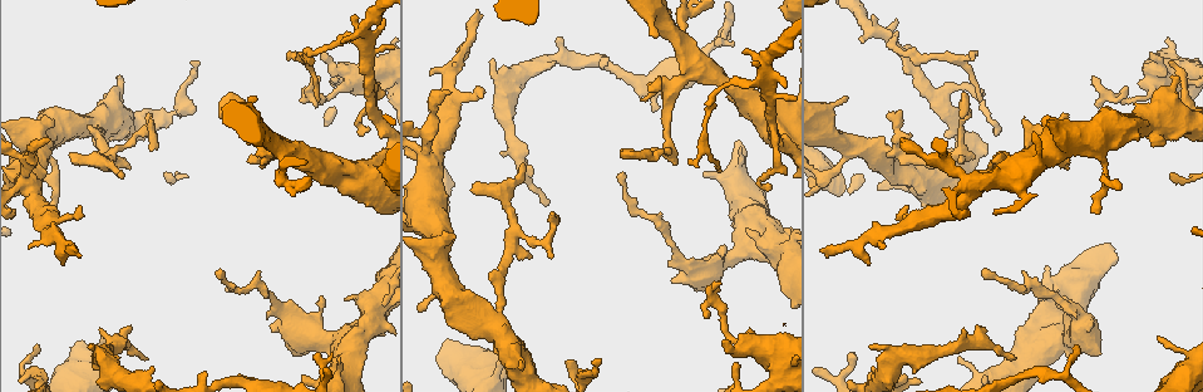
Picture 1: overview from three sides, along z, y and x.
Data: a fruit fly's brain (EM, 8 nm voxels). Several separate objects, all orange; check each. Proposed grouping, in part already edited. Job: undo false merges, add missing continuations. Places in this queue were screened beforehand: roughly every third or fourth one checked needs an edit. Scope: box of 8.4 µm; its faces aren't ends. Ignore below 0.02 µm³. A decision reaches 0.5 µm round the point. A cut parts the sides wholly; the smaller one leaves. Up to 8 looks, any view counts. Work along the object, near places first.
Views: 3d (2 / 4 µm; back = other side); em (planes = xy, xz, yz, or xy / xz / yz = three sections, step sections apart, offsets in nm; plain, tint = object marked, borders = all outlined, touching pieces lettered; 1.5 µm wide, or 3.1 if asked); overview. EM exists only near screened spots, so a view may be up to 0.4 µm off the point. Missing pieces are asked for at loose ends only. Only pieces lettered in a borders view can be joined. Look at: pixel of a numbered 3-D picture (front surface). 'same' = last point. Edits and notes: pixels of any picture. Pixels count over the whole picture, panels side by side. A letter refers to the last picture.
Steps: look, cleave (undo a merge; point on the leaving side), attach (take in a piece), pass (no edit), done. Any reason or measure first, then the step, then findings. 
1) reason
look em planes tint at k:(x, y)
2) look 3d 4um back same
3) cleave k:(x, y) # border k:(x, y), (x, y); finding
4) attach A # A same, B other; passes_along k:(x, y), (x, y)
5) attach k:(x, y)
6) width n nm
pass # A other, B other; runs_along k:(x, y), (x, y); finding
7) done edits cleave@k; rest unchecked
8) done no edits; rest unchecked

branch stops here
look em planes plain at 1:(1159, 337)

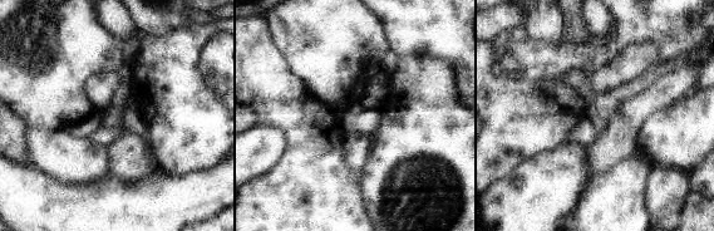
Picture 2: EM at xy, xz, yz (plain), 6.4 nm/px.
see the neighbours
look em planes borders same

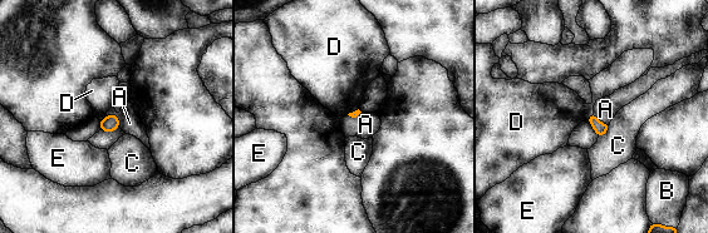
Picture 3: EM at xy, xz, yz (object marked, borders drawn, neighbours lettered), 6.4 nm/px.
pass # A other, B other, C other, D other, E other; no lettered piece goes on from it

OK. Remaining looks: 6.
a narrow waist
look 3d 2um at 1:(825, 179)

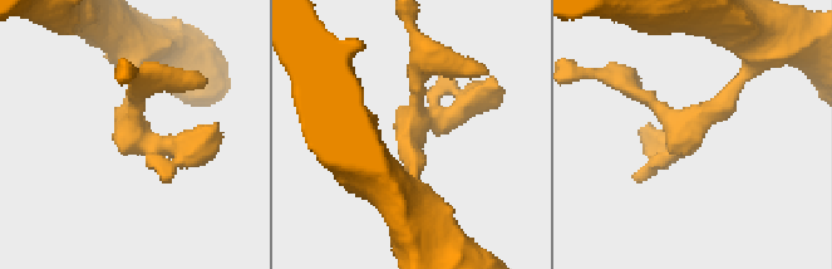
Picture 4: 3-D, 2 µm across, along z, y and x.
need the tissue
look em planes borders at 4:(414, 128)

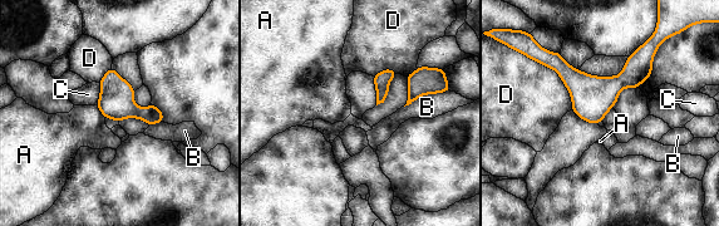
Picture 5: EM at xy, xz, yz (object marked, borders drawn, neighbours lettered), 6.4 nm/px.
pass # A other, B other, C other, D other; border 5:(99, 83), (99, 98), (95, 104); one neuron here

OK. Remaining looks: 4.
branch stops here
look 3d 2um back at 1:(317, 99)

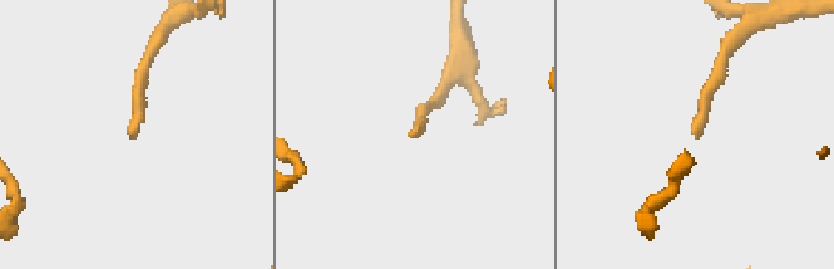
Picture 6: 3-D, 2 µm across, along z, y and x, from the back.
shape alone is not enough
look em xy step 4 plain at 6:(696, 136)

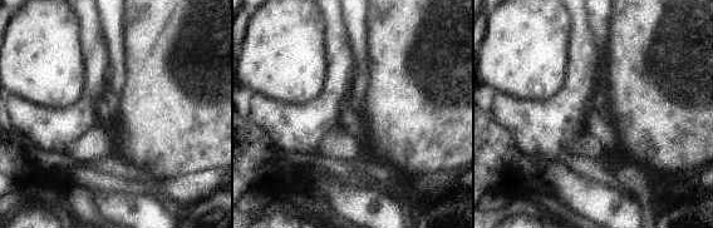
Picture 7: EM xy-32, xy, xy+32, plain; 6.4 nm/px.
what lies round it
look em xy step 4 borders same

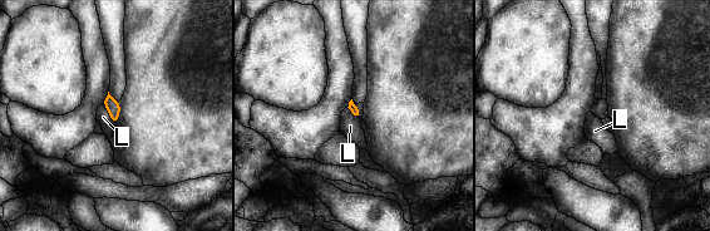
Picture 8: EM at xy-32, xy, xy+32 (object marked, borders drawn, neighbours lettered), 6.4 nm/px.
pass # L other; none of them fits

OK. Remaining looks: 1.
done no edits; rest unchecked

